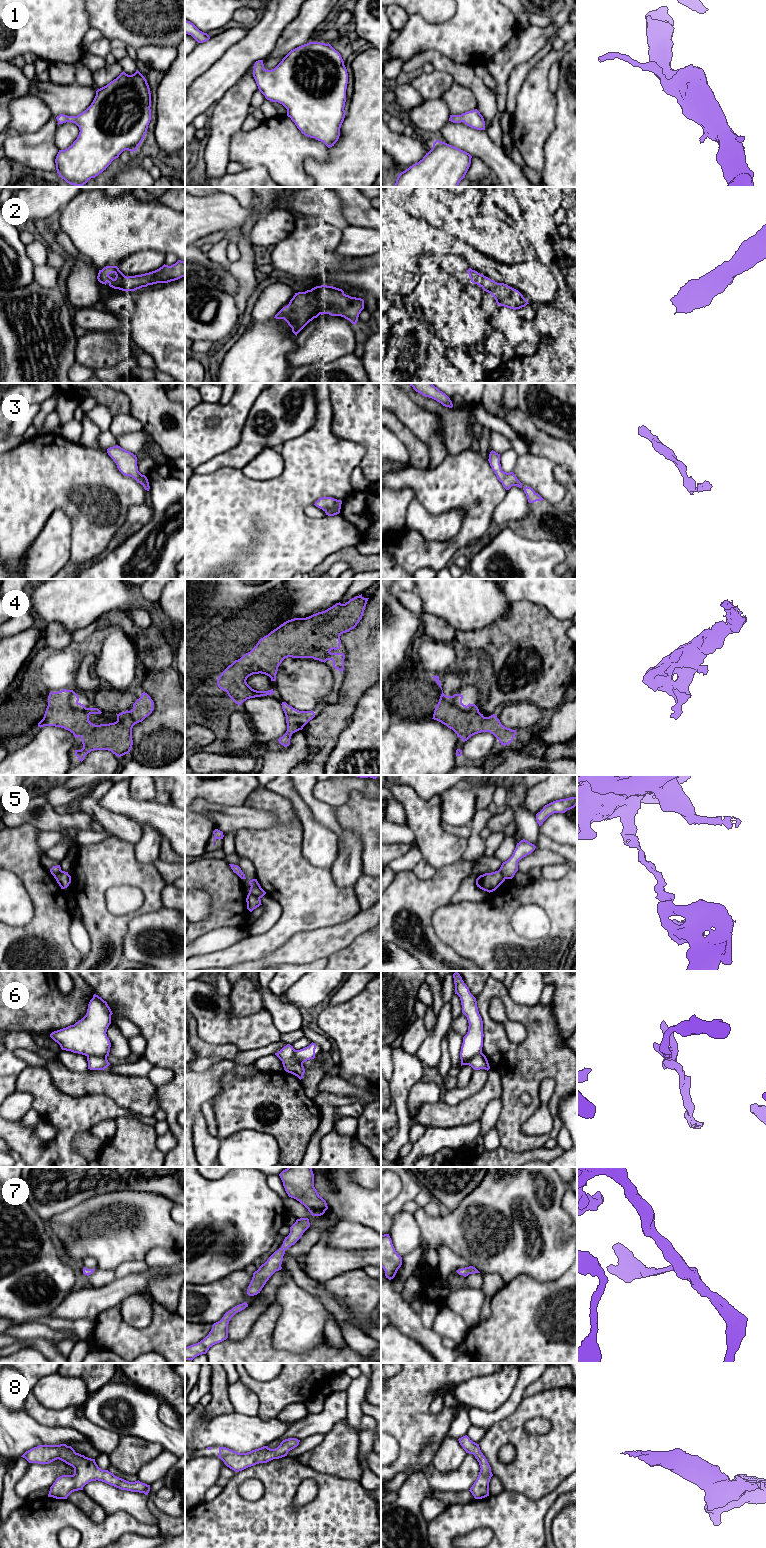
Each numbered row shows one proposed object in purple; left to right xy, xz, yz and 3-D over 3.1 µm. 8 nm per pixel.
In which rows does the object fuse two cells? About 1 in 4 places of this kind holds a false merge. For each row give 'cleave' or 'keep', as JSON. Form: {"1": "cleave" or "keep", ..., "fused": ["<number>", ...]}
{"1": "keep", "2": "keep", "3": "keep", "4": "keep", "5": "cleave", "6": "cleave", "7": "keep", "8": "keep", "fused": ["5", "6"]}

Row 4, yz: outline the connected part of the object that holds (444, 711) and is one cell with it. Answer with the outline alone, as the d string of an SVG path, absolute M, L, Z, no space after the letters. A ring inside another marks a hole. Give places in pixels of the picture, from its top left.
M439 676L432 677L442 690ZM442 690L432 719L452 729L463 742L481 732L490 732L504 746L513 741L516 730L503 726L495 714L484 717L475 704L469 703L466 706L462 699L461 694L446 696Z

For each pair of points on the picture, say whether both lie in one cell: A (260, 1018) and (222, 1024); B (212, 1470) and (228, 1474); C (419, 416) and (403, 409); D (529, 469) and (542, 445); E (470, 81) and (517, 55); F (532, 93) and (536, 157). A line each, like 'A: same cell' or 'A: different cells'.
A: same cell
B: different cells
C: same cell
D: different cells
E: different cells
F: same cell

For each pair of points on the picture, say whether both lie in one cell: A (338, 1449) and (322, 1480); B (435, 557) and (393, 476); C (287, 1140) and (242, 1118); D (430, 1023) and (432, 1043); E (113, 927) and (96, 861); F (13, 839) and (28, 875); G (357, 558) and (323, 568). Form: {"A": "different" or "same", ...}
{"A": "different", "B": "same", "C": "same", "D": "different", "E": "same", "F": "same", "G": "same"}

